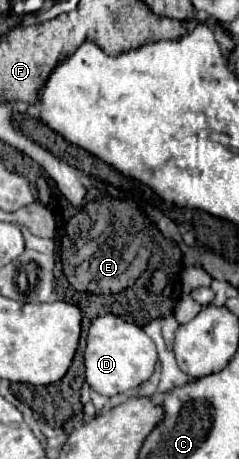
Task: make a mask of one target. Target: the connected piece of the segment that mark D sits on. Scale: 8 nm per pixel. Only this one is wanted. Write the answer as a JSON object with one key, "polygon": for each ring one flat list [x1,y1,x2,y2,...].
{"polygon":[[113,314,99,316,97,320,93,320,87,336,85,376,87,376,87,384,95,392,103,396,115,396,141,386,151,378,155,370,155,362,157,362,155,342,139,326,129,324]]}

